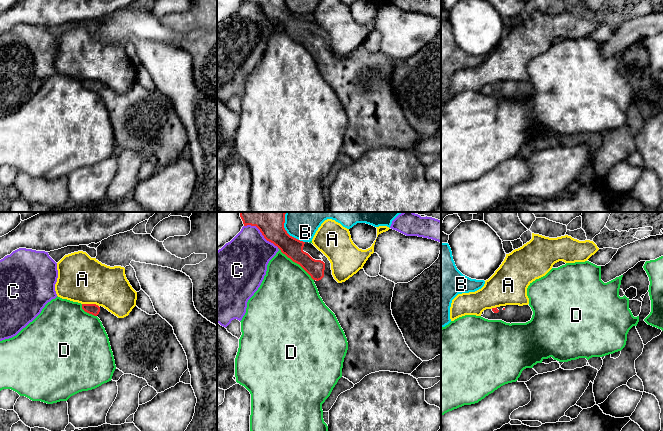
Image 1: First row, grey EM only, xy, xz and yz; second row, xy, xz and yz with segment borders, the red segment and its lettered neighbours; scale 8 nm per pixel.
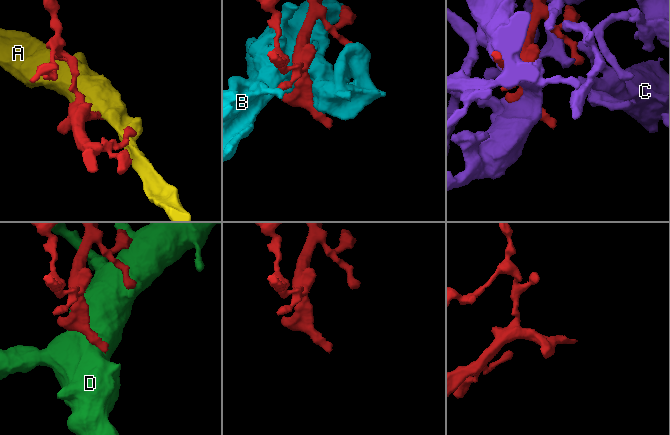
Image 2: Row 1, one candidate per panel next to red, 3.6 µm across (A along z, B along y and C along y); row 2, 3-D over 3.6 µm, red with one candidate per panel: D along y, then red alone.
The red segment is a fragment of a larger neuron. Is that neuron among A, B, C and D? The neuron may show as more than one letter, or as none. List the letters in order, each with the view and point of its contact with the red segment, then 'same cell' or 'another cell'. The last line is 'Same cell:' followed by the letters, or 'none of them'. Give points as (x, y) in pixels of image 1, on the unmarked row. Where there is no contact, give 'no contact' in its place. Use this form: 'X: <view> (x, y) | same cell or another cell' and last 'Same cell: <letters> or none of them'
A: xy (90, 80) | another cell
B: xz (291, 12) | another cell
C: xz (261, 8) | another cell
D: xz (296, 38) | another cell
Same cell: none of them

